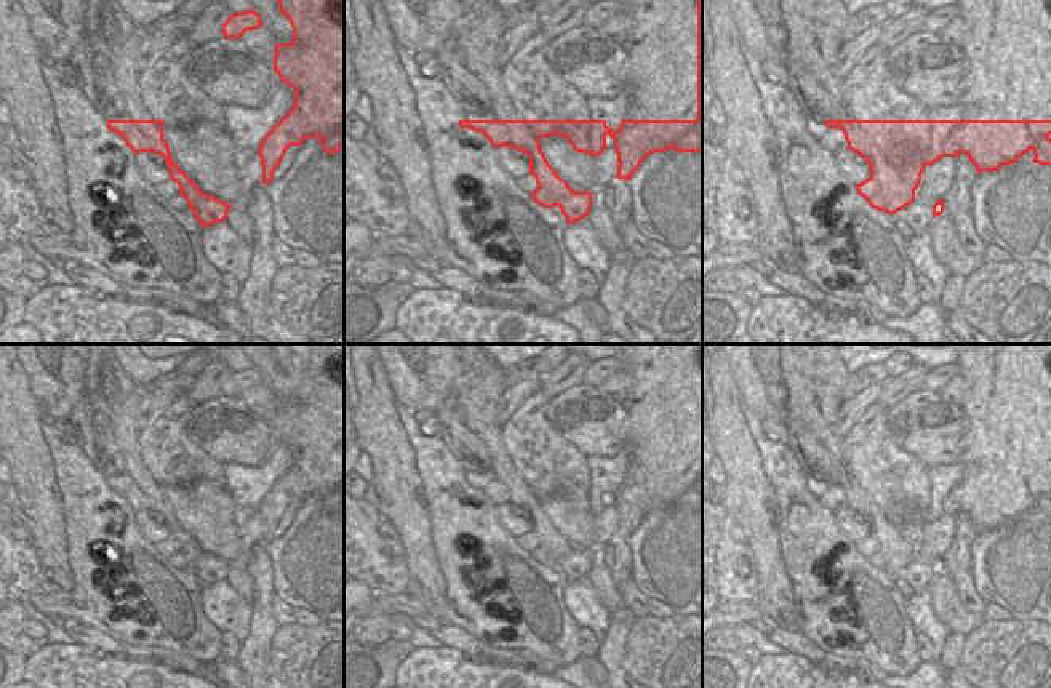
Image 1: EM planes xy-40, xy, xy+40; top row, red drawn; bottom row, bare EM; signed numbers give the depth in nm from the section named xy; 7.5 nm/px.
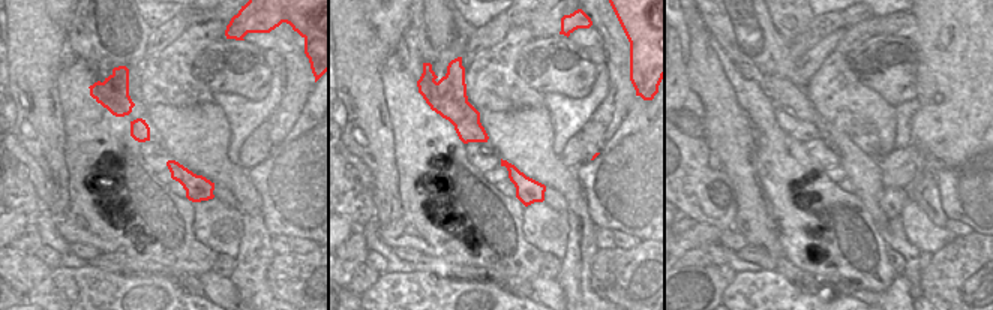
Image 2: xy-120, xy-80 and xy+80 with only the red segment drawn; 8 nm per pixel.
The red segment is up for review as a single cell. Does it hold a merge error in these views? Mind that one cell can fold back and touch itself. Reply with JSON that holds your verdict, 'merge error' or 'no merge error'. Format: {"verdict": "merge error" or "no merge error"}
{"verdict": "merge error"}

